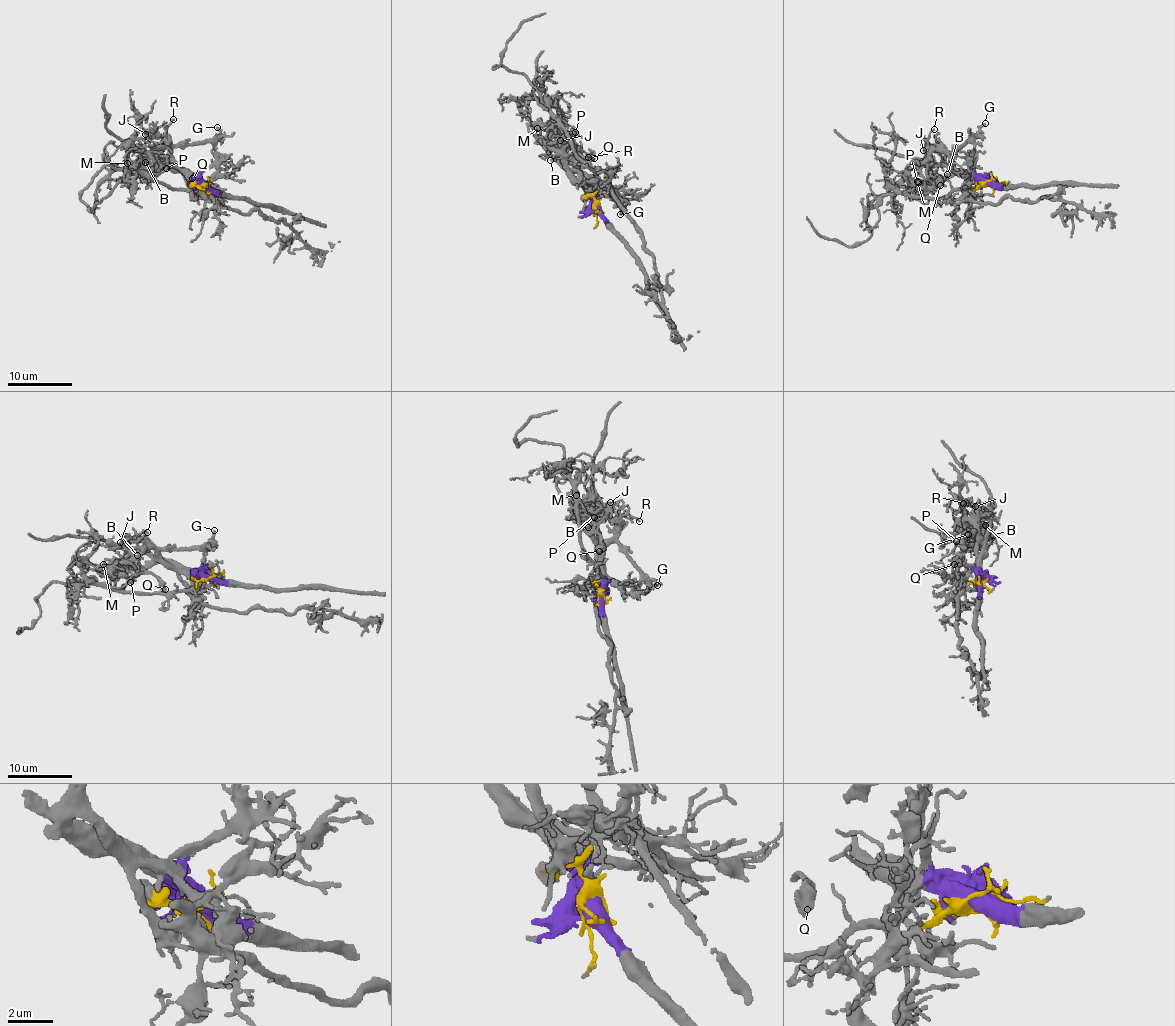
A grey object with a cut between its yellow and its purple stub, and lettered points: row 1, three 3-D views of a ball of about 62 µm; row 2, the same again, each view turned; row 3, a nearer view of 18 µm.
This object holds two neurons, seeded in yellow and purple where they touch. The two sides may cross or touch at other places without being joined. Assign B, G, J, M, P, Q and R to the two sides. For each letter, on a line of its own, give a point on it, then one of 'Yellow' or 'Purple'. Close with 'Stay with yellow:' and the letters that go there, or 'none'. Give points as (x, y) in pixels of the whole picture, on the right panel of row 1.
B: Place: (947, 174). Purple
G: Place: (985, 123). Purple
J: Place: (923, 150). Purple
M: Place: (918, 182). Purple
P: Place: (917, 181). Purple
Q: Place: (940, 185). Purple
R: Place: (934, 129). Purple
Stay with yellow: none

